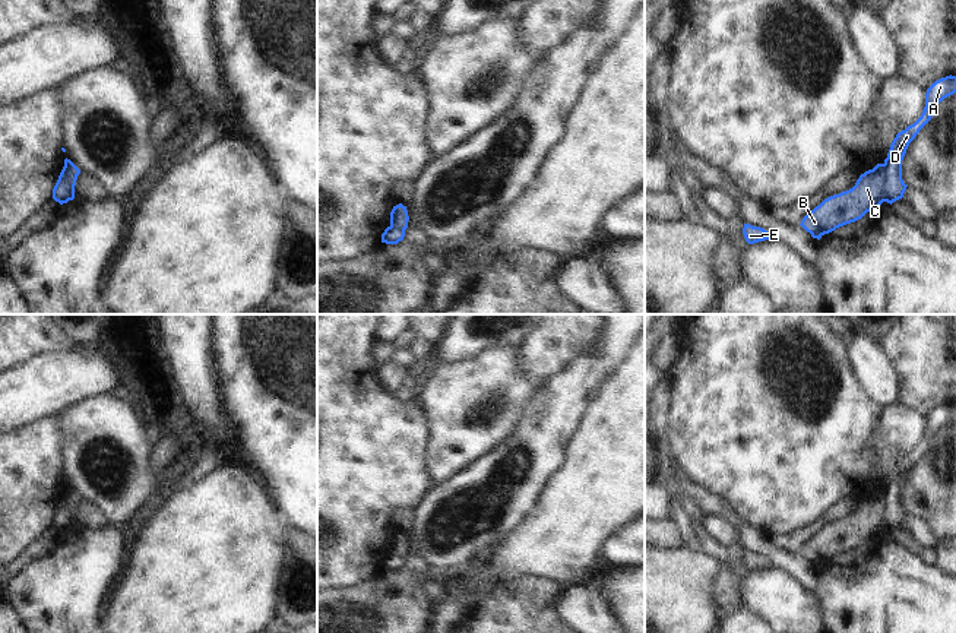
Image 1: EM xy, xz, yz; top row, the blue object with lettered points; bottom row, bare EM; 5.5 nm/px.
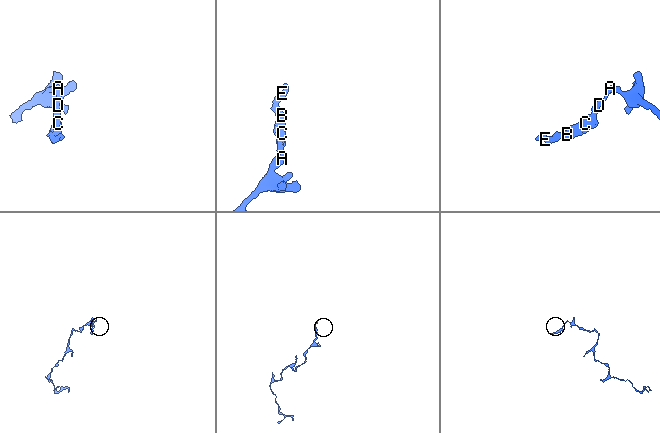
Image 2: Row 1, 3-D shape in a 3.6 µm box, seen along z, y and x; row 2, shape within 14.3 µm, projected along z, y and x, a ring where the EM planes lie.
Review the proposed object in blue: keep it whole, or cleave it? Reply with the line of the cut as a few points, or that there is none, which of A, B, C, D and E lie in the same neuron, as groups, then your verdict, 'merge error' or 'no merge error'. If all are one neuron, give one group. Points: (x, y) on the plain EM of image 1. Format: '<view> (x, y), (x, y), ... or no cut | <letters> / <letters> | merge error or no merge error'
yz (882, 491), (885, 528) | A D / B C E | merge error

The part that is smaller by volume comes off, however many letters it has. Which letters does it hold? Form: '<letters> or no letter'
B, C, E

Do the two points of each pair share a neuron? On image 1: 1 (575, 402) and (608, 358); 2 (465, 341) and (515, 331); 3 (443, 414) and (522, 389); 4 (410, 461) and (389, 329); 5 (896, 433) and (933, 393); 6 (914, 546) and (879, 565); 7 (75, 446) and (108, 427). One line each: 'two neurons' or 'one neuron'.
1: one neuron
2: one neuron
3: one neuron
4: two neurons
5: two neurons
6: two neurons
7: one neuron

